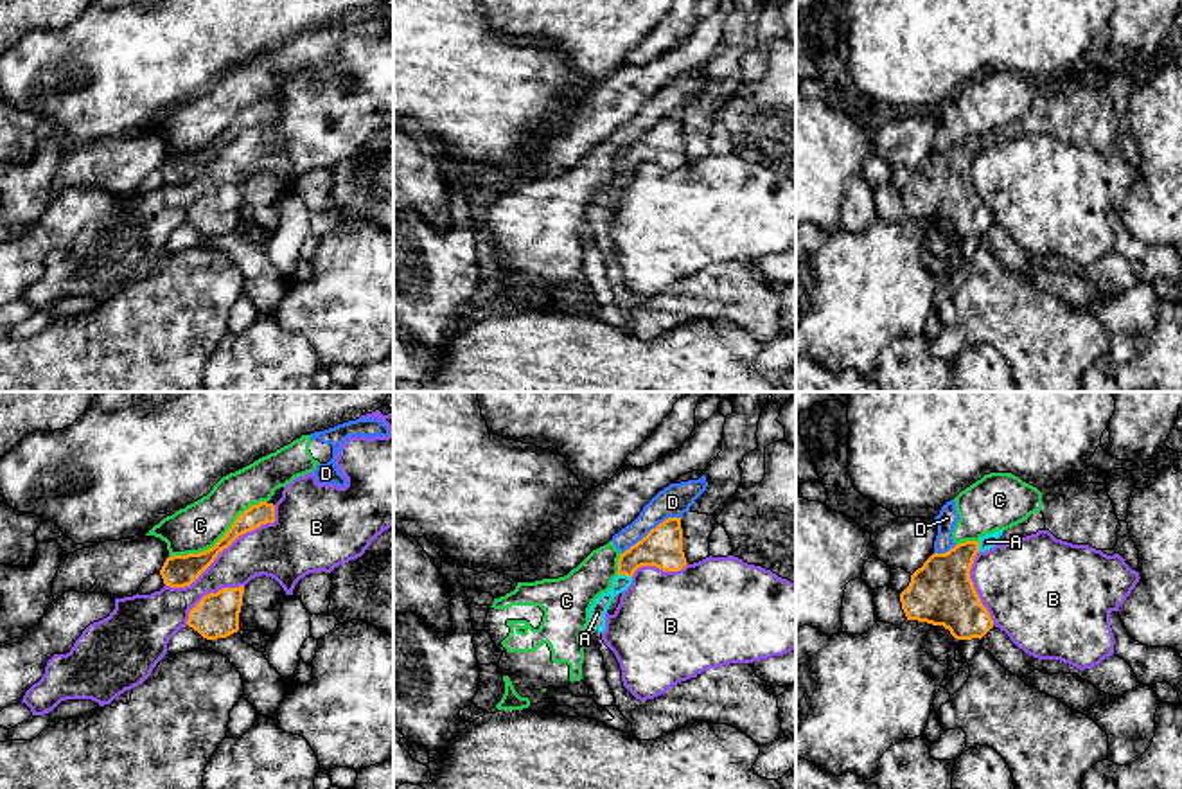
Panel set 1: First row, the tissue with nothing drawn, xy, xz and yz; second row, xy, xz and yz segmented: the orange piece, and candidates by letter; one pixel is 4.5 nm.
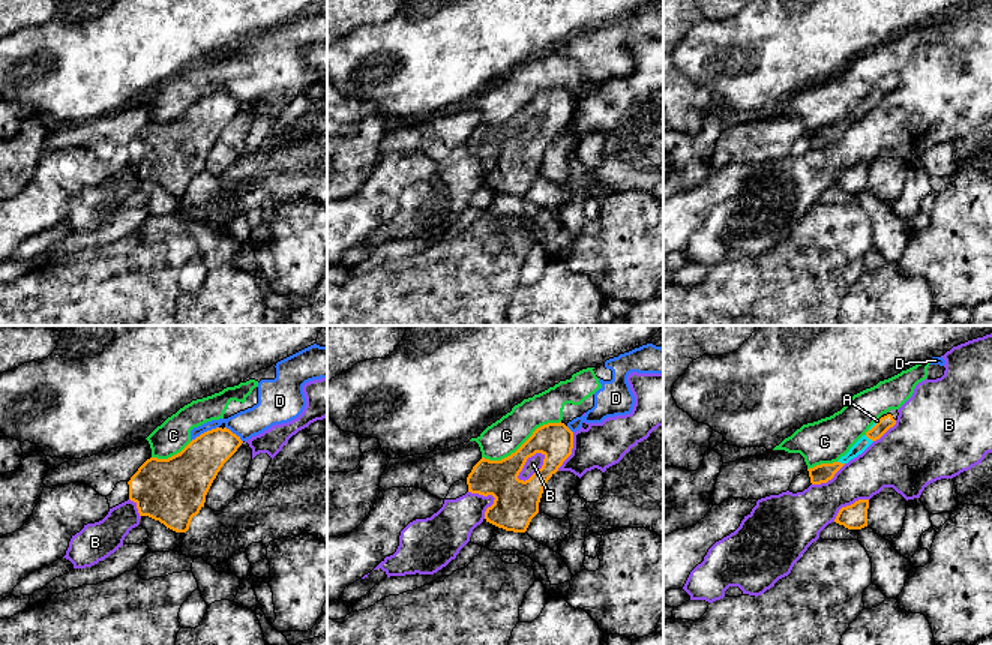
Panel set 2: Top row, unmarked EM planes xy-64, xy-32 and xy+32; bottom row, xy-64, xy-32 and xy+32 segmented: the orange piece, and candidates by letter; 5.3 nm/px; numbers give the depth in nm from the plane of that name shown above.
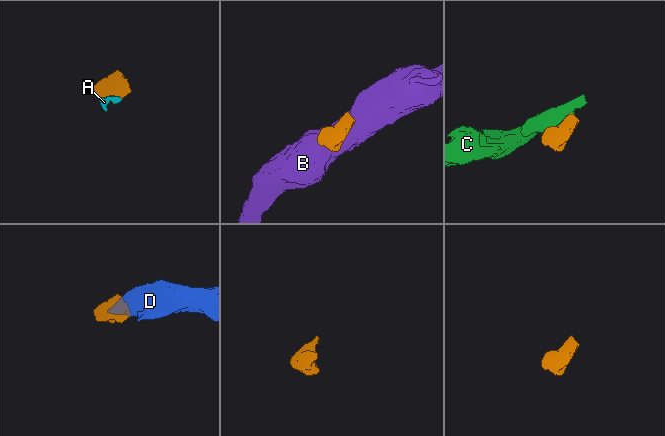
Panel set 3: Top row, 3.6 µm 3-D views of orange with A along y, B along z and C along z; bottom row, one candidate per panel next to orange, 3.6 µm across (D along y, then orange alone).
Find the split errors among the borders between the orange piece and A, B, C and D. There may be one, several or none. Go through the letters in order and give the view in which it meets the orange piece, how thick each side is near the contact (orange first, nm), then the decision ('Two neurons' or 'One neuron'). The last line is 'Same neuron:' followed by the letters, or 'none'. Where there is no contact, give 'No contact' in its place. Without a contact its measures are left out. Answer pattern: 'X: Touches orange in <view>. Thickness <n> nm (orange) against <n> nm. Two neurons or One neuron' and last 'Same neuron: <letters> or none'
A: Touches orange in xz. Thickness 180 nm (orange) against 80 nm. One neuron
B: Touches orange in xy. Thickness 140 nm (orange) against 260 nm. Two neurons
C: Touches orange in xy. Thickness 140 nm (orange) against 220 nm. Two neurons
D: Touches orange in xz. Thickness 180 nm (orange) against 140 nm. Two neurons
Same neuron: A

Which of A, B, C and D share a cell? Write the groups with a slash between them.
A / B / C D

